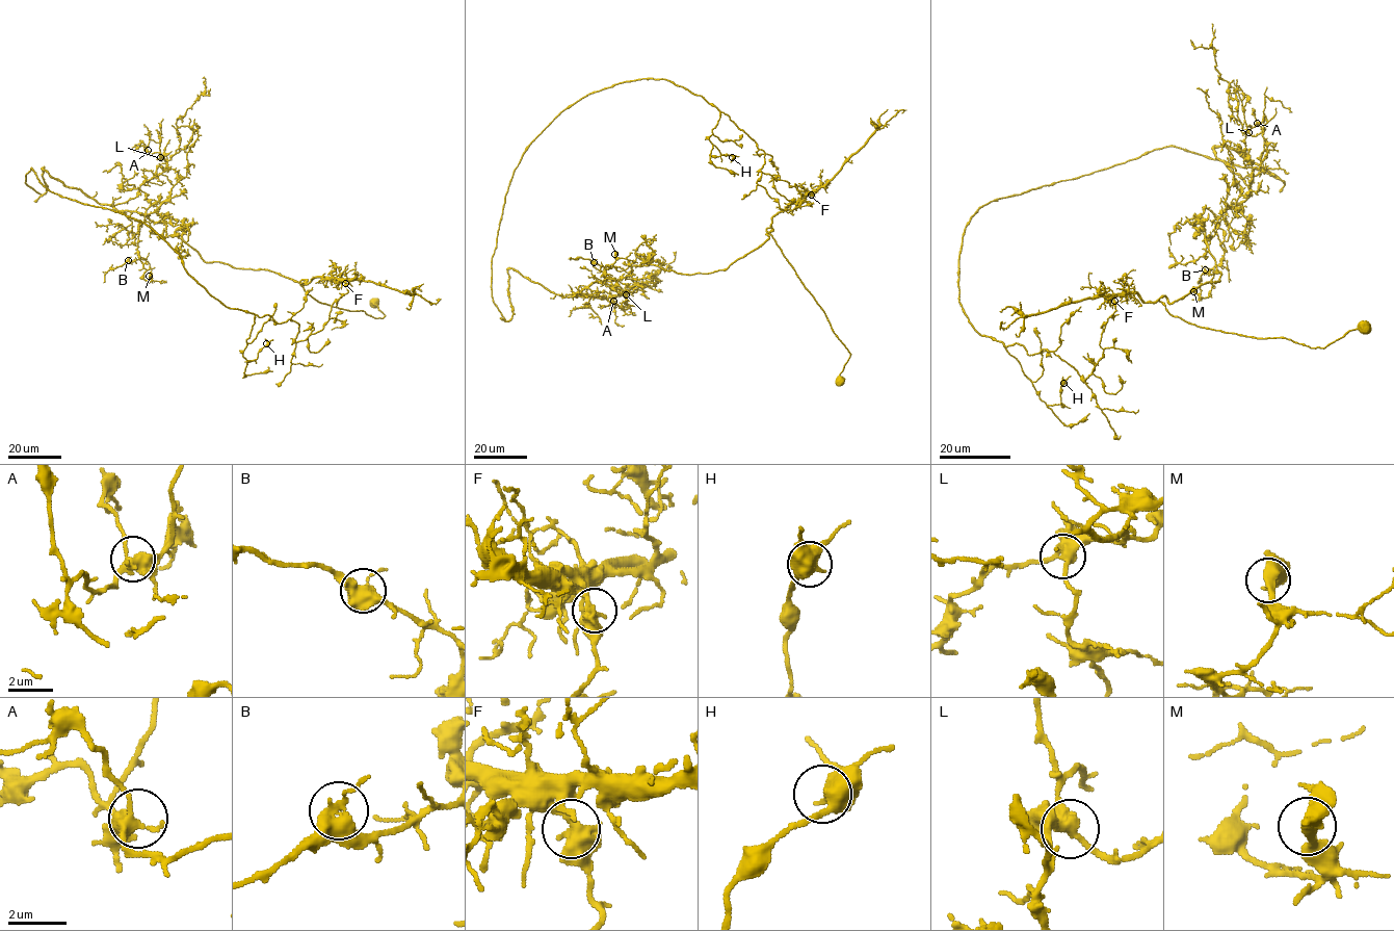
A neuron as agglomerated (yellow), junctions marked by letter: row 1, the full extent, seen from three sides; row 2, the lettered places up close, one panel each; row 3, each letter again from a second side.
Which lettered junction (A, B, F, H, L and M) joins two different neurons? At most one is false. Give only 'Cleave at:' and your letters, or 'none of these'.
Cleave at: F

